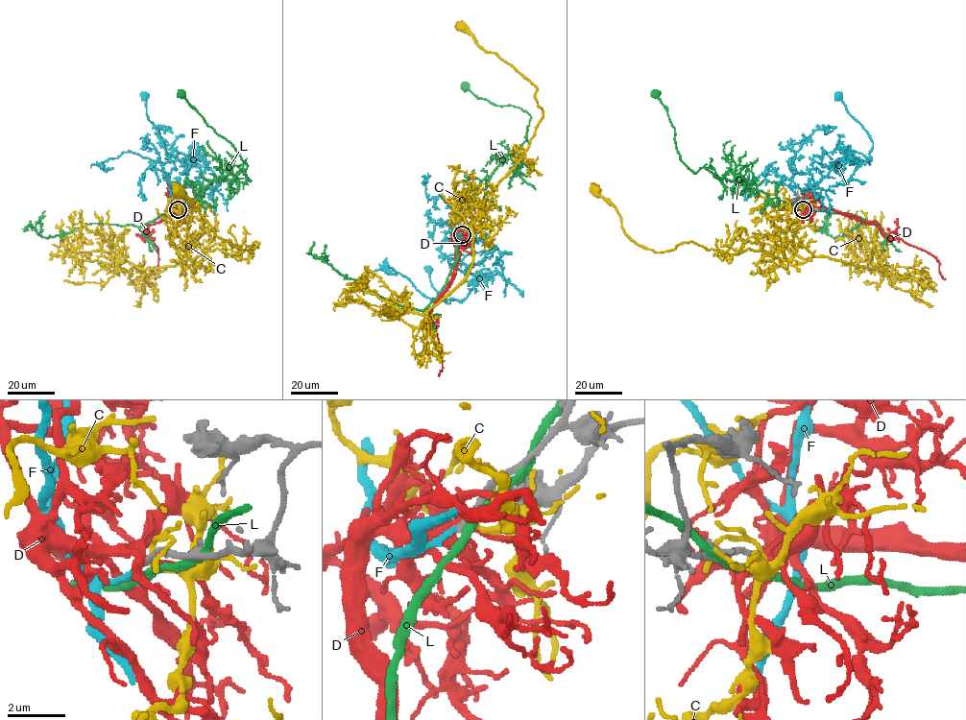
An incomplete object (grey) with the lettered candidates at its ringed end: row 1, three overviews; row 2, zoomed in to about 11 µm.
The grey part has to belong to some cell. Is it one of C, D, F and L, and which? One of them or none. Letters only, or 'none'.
F

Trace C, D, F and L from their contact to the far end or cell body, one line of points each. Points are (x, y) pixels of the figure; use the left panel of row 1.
C: (180, 207), (176, 229), (192, 260), (259, 243), (253, 252), (218, 237), (179, 189)
D: (179, 208), (171, 206), (162, 220), (148, 226), (147, 235), (157, 248), (155, 279)
F: (178, 209), (171, 200), (175, 186), (211, 183), (184, 160), (194, 151), (181, 160), (168, 153), (143, 97)
L: (179, 209), (200, 199), (205, 186), (231, 180), (247, 166), (181, 95)

